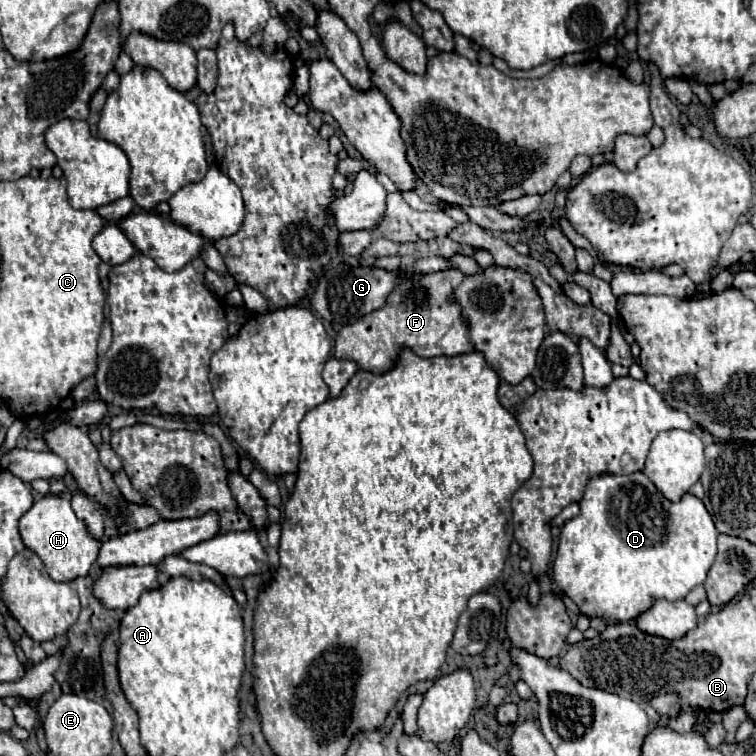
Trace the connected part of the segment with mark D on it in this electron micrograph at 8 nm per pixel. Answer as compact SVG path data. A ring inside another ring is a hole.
M601 473L597 477L593 477L587 487L585 487L585 493L579 501L579 515L565 521L563 529L561 529L561 535L559 535L559 549L557 549L557 555L555 555L555 561L553 561L553 579L555 583L561 587L561 591L587 615L587 617L603 617L603 619L609 619L609 621L631 621L635 619L639 613L643 613L645 609L649 609L657 599L669 599L669 601L675 601L675 599L683 599L695 585L701 585L707 577L707 571L709 567L713 565L715 561L715 553L717 553L717 529L713 525L713 519L711 515L707 513L705 505L701 499L697 499L695 495L691 493L685 493L677 503L665 499L657 489L655 485L643 475L643 473L631 473L631 475L613 475L613 473Z

